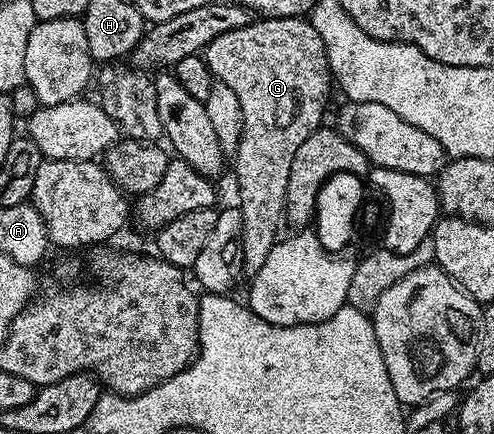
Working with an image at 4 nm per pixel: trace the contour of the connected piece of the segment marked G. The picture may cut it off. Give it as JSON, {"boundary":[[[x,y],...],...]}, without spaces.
{"boundary":[[[270,16],[267,18],[253,19],[251,24],[242,26],[242,30],[230,30],[226,34],[218,34],[218,38],[214,38],[214,42],[210,42],[204,47],[202,55],[213,77],[215,77],[219,83],[230,86],[230,90],[234,90],[235,96],[238,97],[238,103],[242,105],[242,138],[238,142],[238,150],[234,154],[234,160],[236,160],[236,188],[240,191],[238,207],[242,214],[243,275],[251,278],[265,265],[266,258],[269,257],[271,248],[281,239],[282,232],[280,232],[280,224],[283,225],[285,223],[284,207],[286,206],[286,182],[290,178],[290,162],[294,162],[294,154],[302,147],[302,142],[306,142],[306,138],[310,138],[310,134],[317,132],[325,123],[324,107],[328,104],[328,82],[330,86],[328,55],[326,54],[324,43],[318,34],[318,30],[314,30],[311,19],[298,16]]]}

